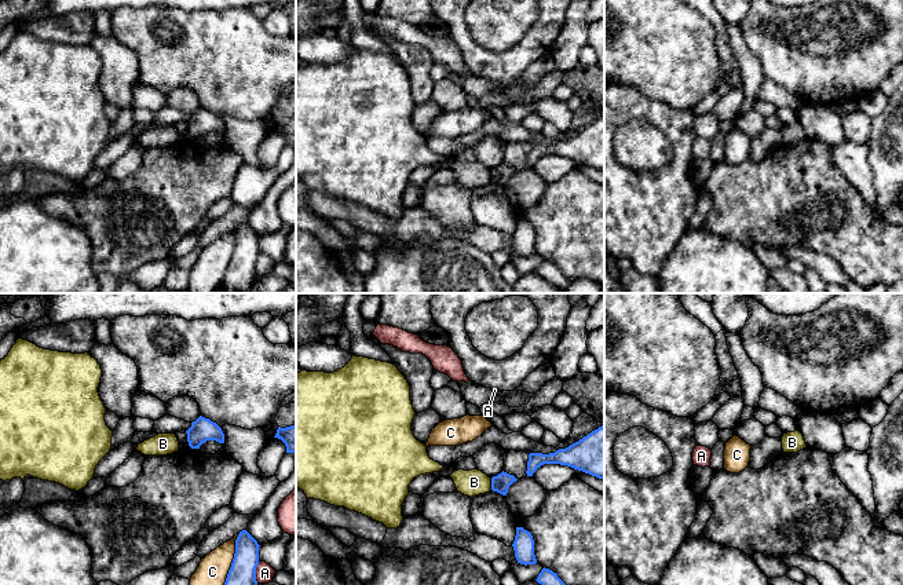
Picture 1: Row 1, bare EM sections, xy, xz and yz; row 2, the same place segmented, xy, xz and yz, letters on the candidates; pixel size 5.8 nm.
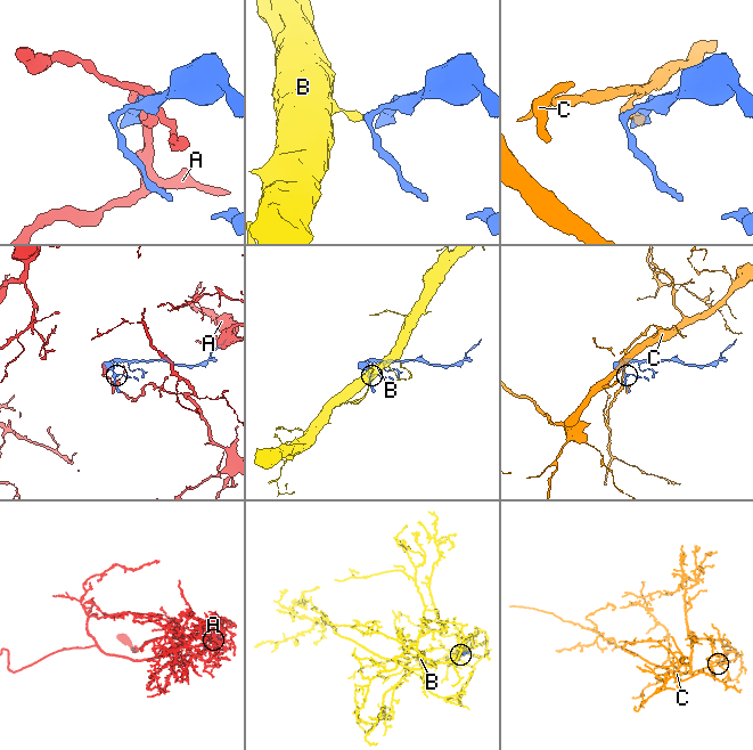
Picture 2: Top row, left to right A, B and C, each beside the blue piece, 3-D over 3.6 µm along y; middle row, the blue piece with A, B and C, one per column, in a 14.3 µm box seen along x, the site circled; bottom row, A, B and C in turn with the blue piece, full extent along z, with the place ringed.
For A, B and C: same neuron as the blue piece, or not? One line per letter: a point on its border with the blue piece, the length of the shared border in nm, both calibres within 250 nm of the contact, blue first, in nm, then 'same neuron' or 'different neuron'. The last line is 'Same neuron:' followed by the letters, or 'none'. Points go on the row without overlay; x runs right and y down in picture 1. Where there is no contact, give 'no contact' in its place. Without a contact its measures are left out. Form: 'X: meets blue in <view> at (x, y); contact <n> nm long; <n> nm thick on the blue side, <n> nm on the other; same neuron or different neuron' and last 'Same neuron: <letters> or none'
A: meets blue in xy at (255, 264); contact 130 nm long; 180 nm thick on the blue side, 110 nm on the other; different neuron
B: meets blue in xz at (492, 175); contact 70 nm long; 110 nm thick on the blue side, 150 nm on the other; different neuron
C: meets blue in xy at (231, 255); contact 380 nm long; 180 nm thick on the blue side, 190 nm on the other; different neuron
Same neuron: none

